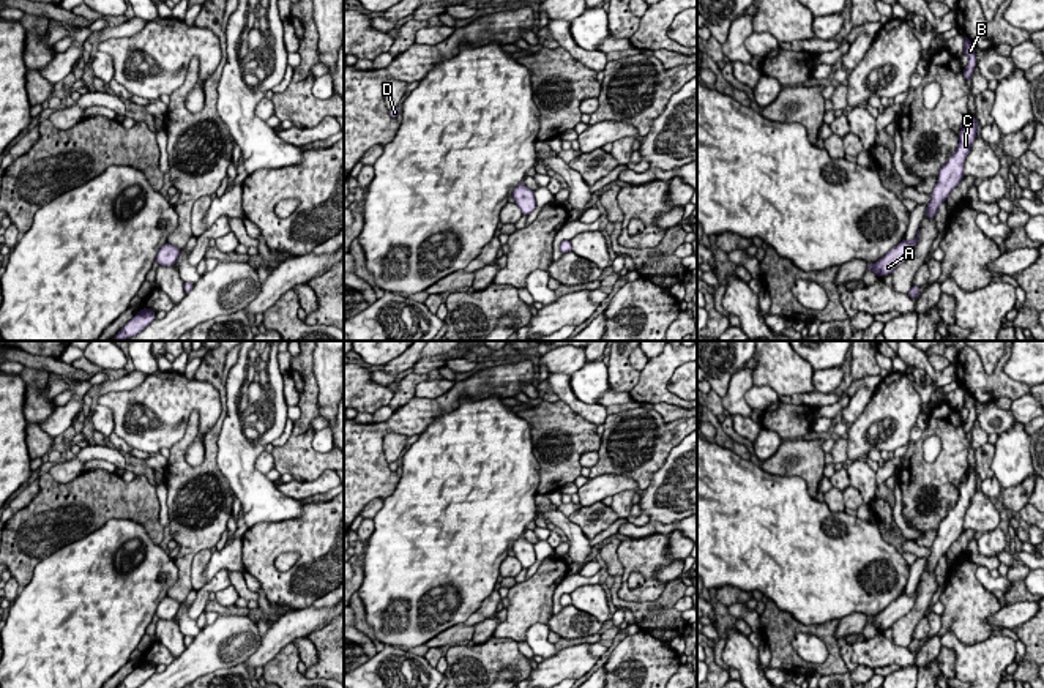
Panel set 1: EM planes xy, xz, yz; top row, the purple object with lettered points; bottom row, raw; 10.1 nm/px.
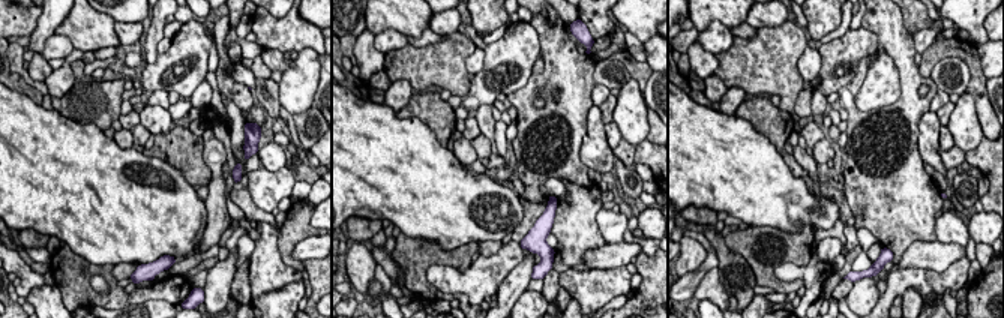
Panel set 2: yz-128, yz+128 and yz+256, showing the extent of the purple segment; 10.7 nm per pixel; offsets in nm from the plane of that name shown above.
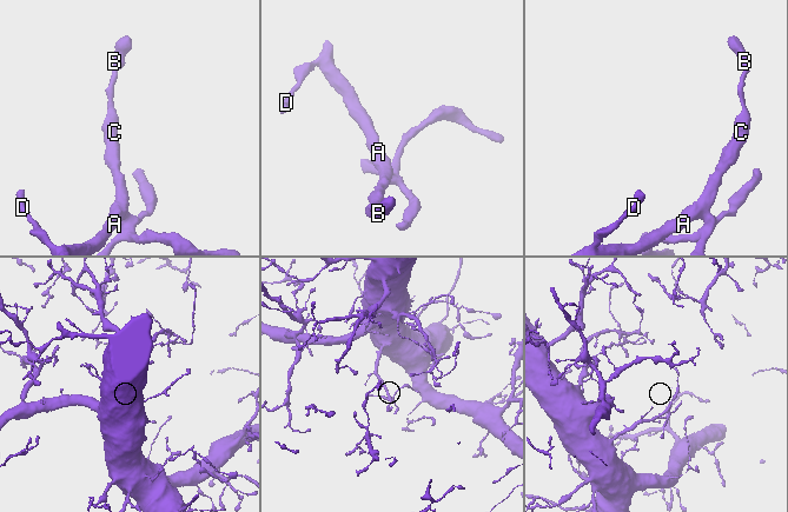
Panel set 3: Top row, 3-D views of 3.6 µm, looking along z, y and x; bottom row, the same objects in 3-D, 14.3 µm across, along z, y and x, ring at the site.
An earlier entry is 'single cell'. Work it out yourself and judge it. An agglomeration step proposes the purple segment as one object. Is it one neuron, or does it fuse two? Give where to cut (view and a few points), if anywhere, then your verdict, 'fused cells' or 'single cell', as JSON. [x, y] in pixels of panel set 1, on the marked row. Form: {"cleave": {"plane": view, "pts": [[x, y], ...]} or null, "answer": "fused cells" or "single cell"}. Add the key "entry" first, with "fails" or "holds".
{"entry": "holds", "cleave": null, "answer": "single cell"}

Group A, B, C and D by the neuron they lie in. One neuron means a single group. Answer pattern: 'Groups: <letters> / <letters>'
Groups: A B C D

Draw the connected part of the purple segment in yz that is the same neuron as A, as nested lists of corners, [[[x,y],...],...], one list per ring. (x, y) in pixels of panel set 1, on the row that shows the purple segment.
[[[919,229],[912,241],[907,241],[904,238],[897,246],[889,249],[874,265],[867,264],[866,271],[872,270],[877,276],[893,273],[896,267],[899,267],[902,262],[908,260],[913,256],[918,243],[918,235],[919,235]]]

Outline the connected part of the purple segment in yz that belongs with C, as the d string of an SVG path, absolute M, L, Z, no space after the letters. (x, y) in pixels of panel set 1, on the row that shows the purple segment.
M968 112L960 126L959 144L953 156L940 167L937 185L926 205L927 218L935 218L938 207L964 178L964 163L978 133L978 120Z

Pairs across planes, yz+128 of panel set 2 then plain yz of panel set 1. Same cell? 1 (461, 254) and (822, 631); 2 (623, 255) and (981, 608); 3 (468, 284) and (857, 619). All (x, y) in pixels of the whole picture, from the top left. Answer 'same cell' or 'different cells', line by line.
1: same cell
2: different cells
3: different cells

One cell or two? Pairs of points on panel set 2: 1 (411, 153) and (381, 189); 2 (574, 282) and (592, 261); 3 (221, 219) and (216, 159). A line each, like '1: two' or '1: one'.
1: one
2: two
3: one

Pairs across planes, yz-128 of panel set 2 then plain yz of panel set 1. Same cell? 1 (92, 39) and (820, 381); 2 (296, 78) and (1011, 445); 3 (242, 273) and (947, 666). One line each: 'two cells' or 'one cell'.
1: two cells
2: one cell
3: one cell

